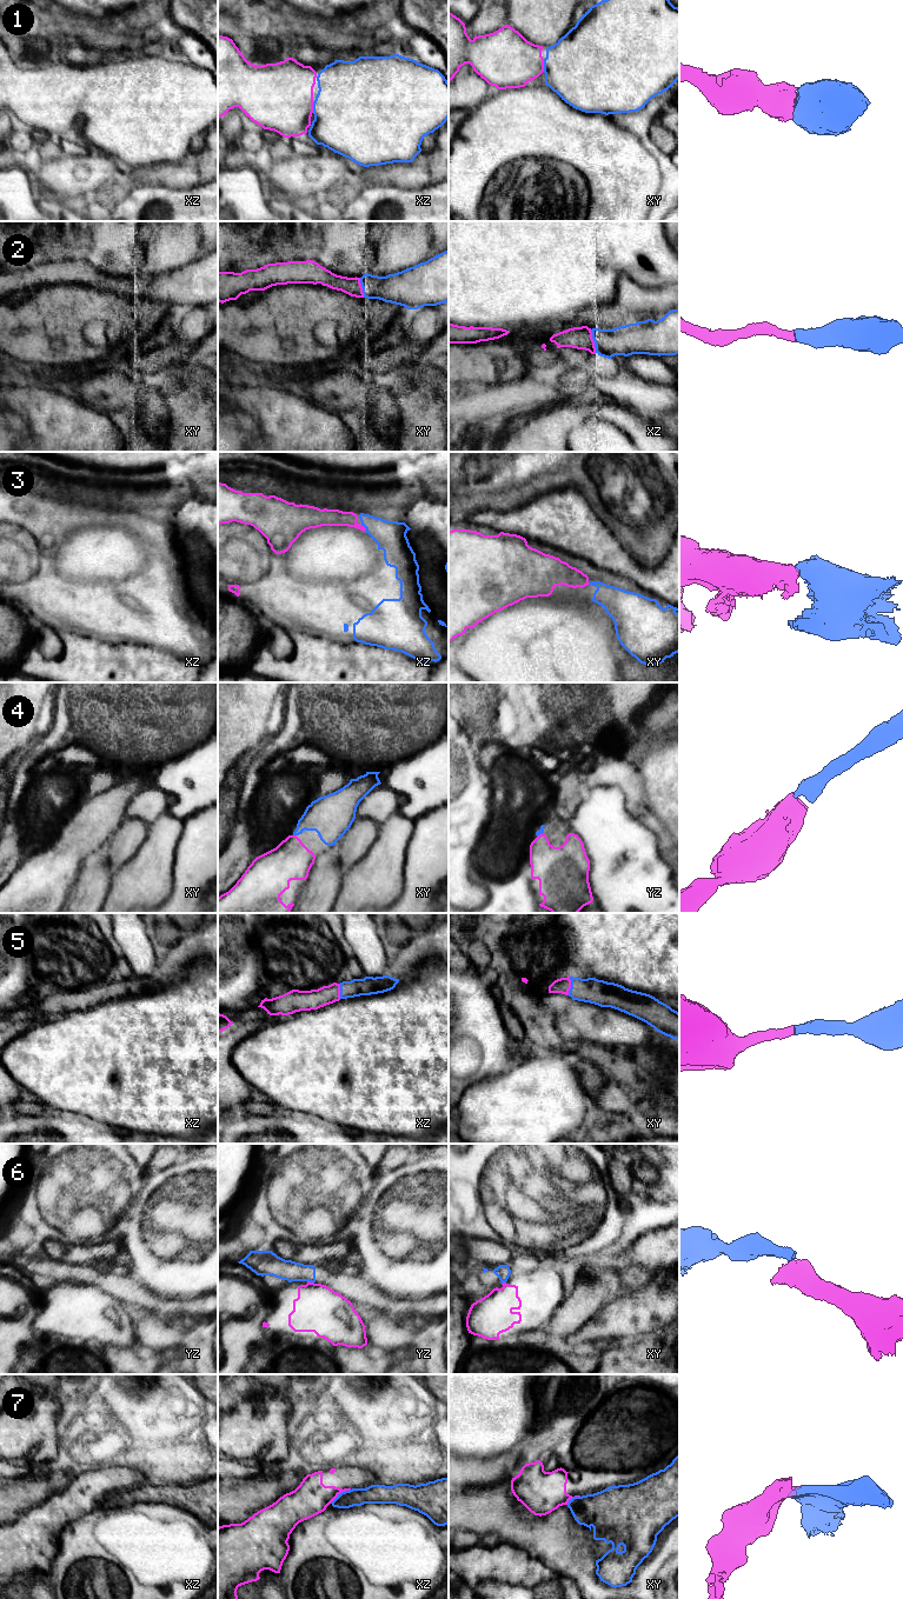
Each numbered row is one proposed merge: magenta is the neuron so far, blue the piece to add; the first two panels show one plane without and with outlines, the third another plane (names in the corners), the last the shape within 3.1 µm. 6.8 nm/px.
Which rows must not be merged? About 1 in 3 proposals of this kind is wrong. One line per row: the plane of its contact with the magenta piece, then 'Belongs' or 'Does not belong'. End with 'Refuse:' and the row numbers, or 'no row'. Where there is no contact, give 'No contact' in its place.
1: Touches magenta in xy. Belongs
2: Touches magenta in xz. Belongs
3: Touches magenta in xz. Belongs
4: Touches magenta in xy. Belongs
5: Touches magenta in xy. Belongs
6: Touches magenta in yz. Does not belong
7: Touches magenta in xz. Does not belong
Refuse: 6, 7

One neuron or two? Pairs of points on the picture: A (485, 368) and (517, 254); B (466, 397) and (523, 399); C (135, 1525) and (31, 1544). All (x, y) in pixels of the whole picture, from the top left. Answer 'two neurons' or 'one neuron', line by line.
A: two neurons
B: one neuron
C: two neurons

